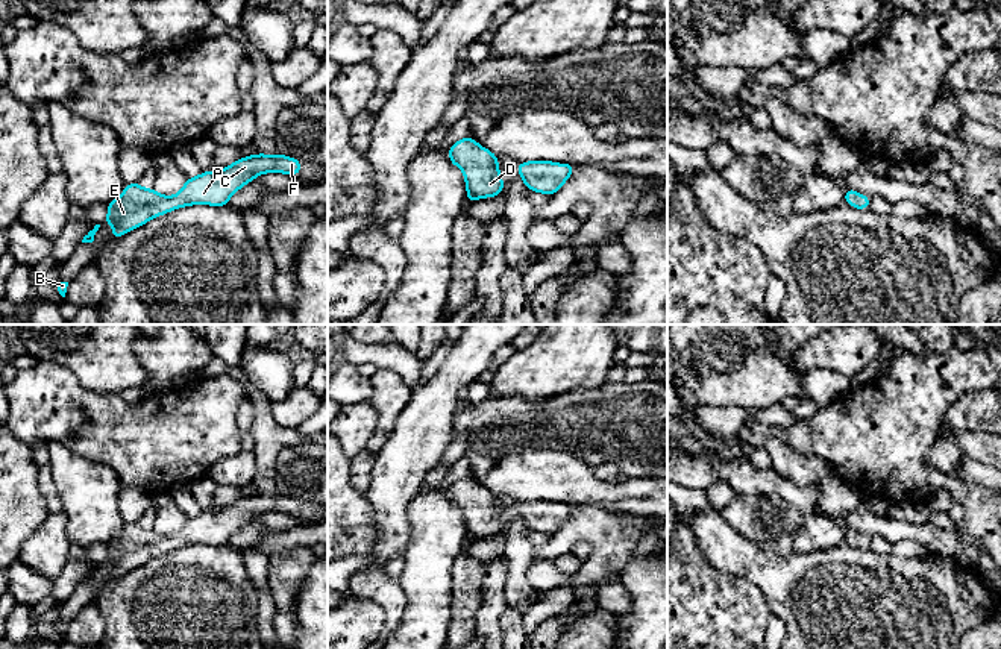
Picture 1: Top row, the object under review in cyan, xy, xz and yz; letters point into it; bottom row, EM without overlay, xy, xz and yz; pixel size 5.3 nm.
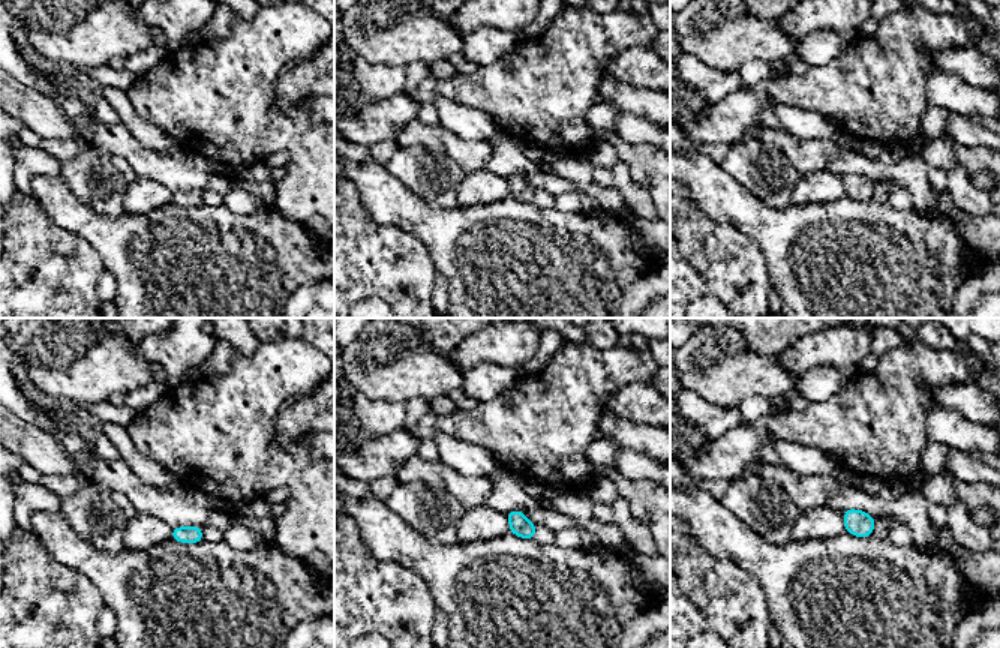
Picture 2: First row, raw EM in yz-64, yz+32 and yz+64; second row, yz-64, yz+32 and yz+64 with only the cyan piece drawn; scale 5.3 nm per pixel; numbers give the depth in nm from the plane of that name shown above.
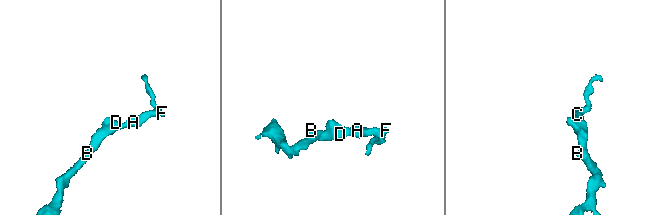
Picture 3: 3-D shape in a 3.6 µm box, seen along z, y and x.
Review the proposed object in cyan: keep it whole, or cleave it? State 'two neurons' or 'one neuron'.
one neuron

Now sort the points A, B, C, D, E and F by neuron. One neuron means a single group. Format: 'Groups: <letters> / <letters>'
Groups: A B C D E F

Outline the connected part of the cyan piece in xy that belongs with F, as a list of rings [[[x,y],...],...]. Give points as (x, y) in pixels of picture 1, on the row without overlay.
[[[253,494],[218,511],[203,511],[197,517],[185,520],[182,529],[174,535],[162,535],[153,528],[140,523],[126,523],[123,534],[108,543],[108,557],[103,563],[112,566],[112,578],[146,564],[165,552],[190,544],[229,544],[234,532],[264,513],[285,513],[297,516],[302,502],[284,494]]]

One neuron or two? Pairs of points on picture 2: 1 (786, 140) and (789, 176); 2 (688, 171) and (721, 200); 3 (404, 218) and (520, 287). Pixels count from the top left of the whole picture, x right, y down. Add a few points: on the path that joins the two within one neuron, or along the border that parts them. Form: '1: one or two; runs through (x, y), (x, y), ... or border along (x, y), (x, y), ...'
1: two; border along (777, 147), (801, 174)
2: one; runs through (696, 174), (714, 192)
3: one; runs through (432, 227), (474, 249), (486, 252), (492, 258)

